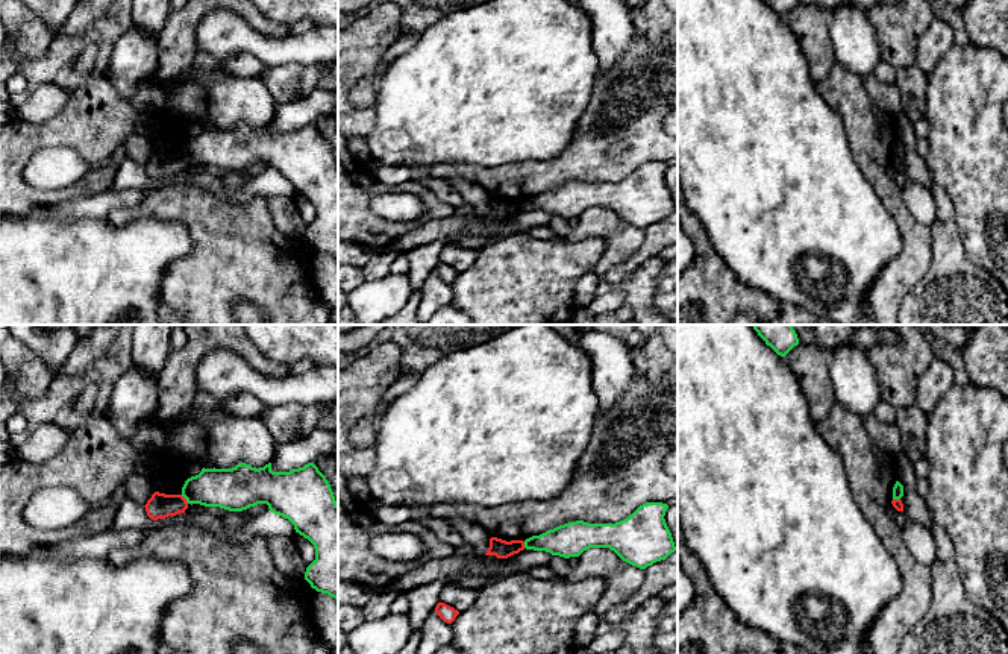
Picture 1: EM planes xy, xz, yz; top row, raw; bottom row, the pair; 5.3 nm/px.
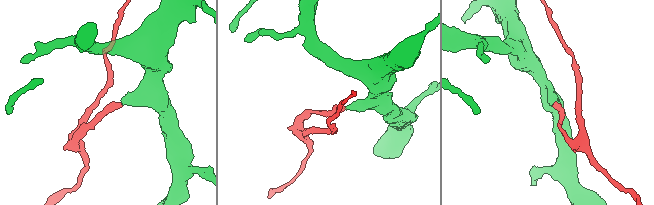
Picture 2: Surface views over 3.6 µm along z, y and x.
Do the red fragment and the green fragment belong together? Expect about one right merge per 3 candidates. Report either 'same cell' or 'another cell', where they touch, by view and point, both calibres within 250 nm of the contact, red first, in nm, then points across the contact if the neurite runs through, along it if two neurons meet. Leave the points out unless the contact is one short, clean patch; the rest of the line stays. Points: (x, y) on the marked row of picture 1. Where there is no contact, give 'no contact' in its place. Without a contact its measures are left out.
another cell; contact xy (185, 499); calibres 140 and 220 nm; border xy (181, 495), (188, 503)

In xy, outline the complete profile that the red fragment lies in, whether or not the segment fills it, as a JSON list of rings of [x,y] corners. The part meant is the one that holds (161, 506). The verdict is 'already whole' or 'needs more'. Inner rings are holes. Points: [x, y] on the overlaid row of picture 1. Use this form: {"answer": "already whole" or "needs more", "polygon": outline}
{"answer": "already whole", "polygon": [[[155,492],[144,507],[147,516],[153,520],[158,520],[185,513],[188,502],[182,495],[165,495]]]}

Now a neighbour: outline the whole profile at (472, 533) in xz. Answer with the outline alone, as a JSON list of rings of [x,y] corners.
[[[450,517],[446,522],[461,534],[465,543],[470,543],[476,549],[477,557],[485,557],[491,536],[482,527],[462,517]]]

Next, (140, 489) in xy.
[[[132,472],[123,483],[126,498],[146,505],[152,495],[156,492],[155,481]]]

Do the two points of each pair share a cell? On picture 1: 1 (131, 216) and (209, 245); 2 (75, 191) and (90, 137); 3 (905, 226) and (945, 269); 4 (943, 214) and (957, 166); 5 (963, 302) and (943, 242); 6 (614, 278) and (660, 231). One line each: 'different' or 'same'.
1: same
2: same
3: different
4: different
5: same
6: same

